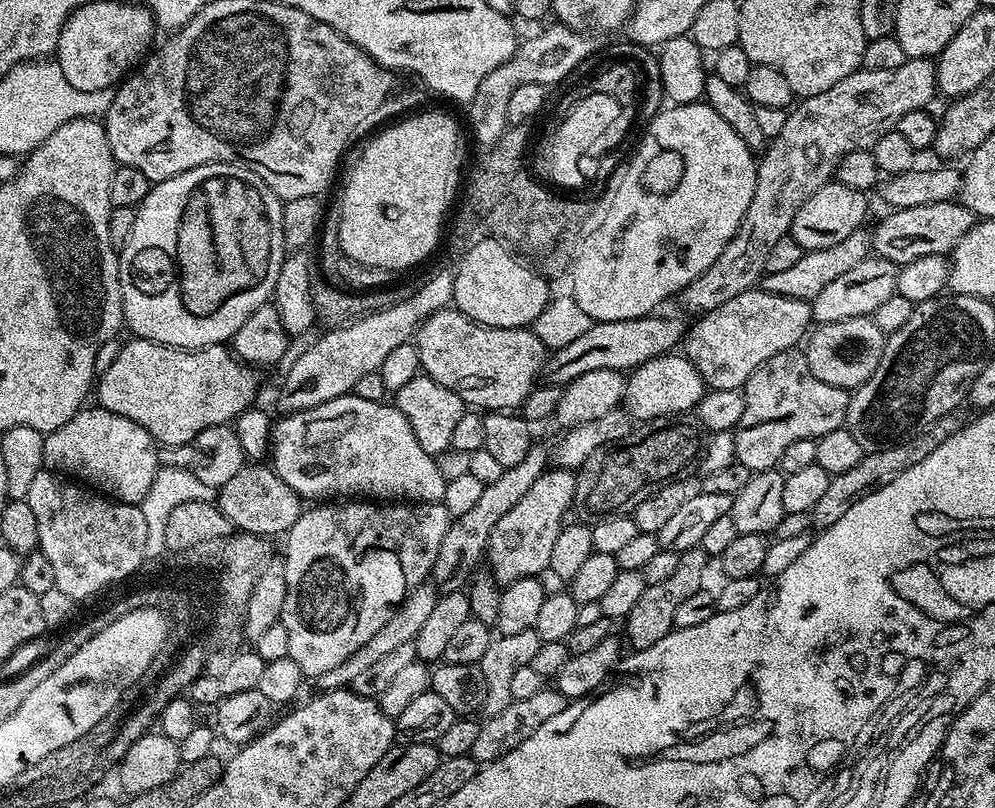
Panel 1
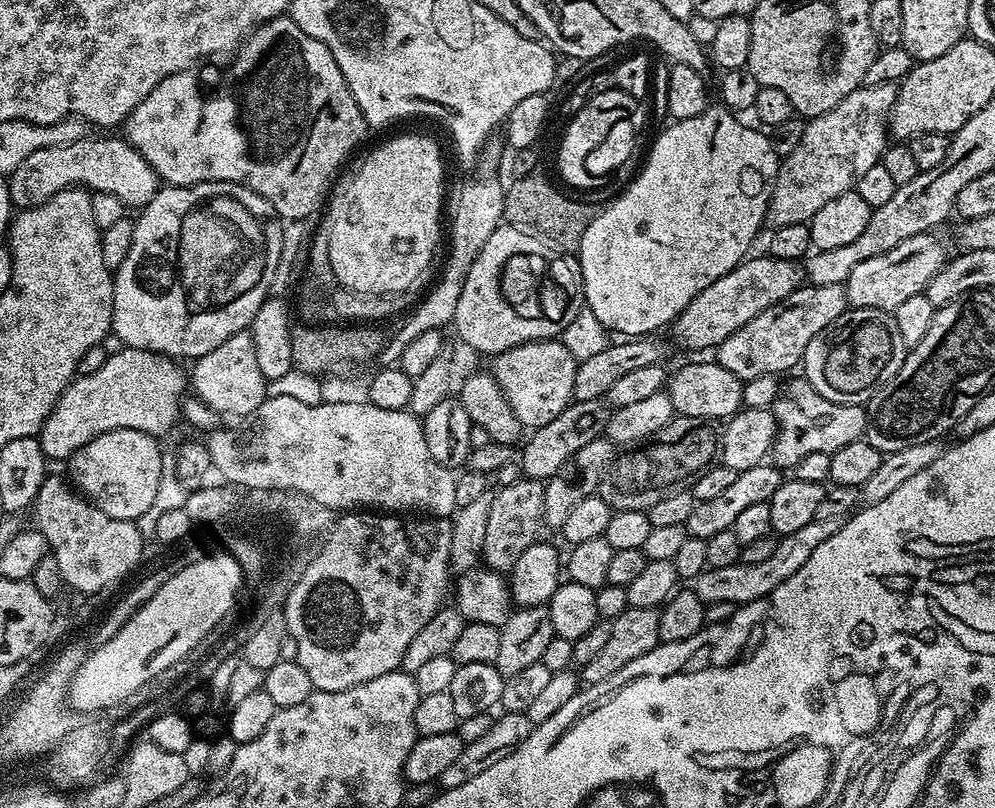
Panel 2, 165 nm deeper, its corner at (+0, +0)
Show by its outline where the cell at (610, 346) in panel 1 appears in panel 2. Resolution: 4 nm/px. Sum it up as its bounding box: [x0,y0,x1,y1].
[670,254,805,352]

